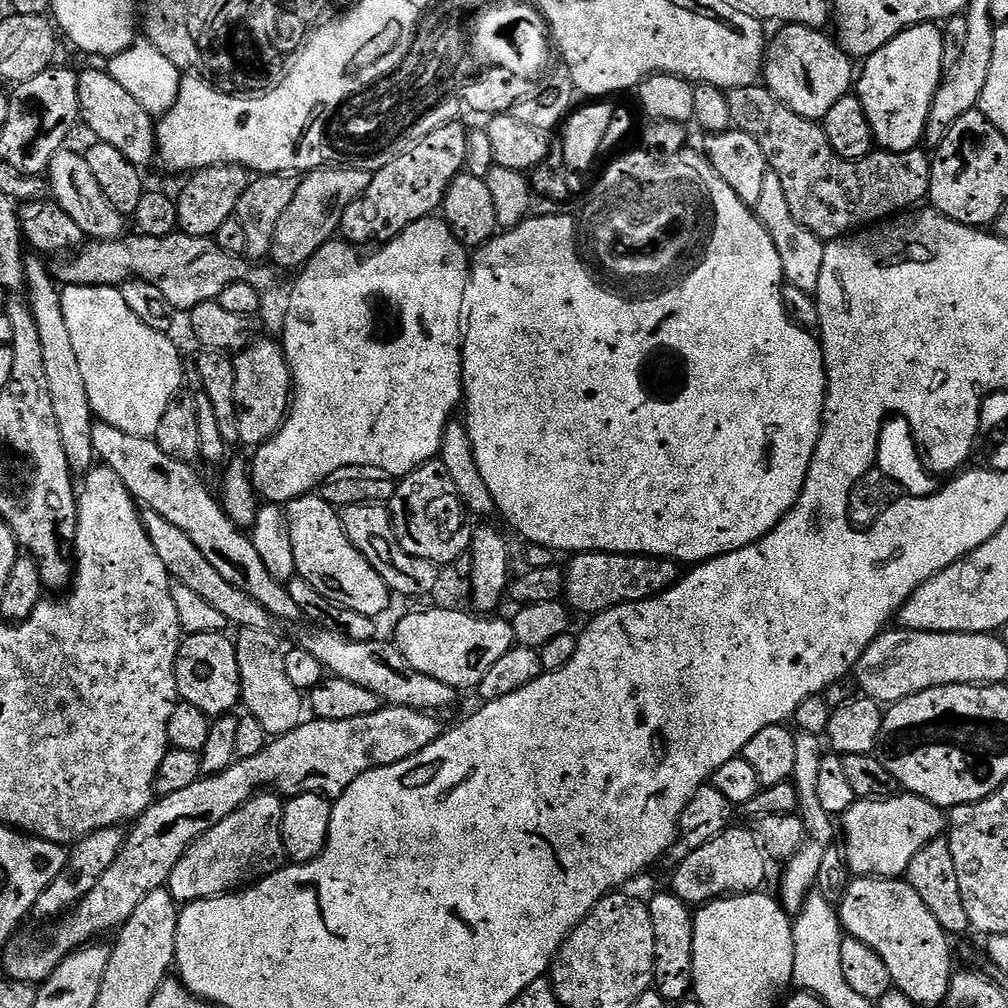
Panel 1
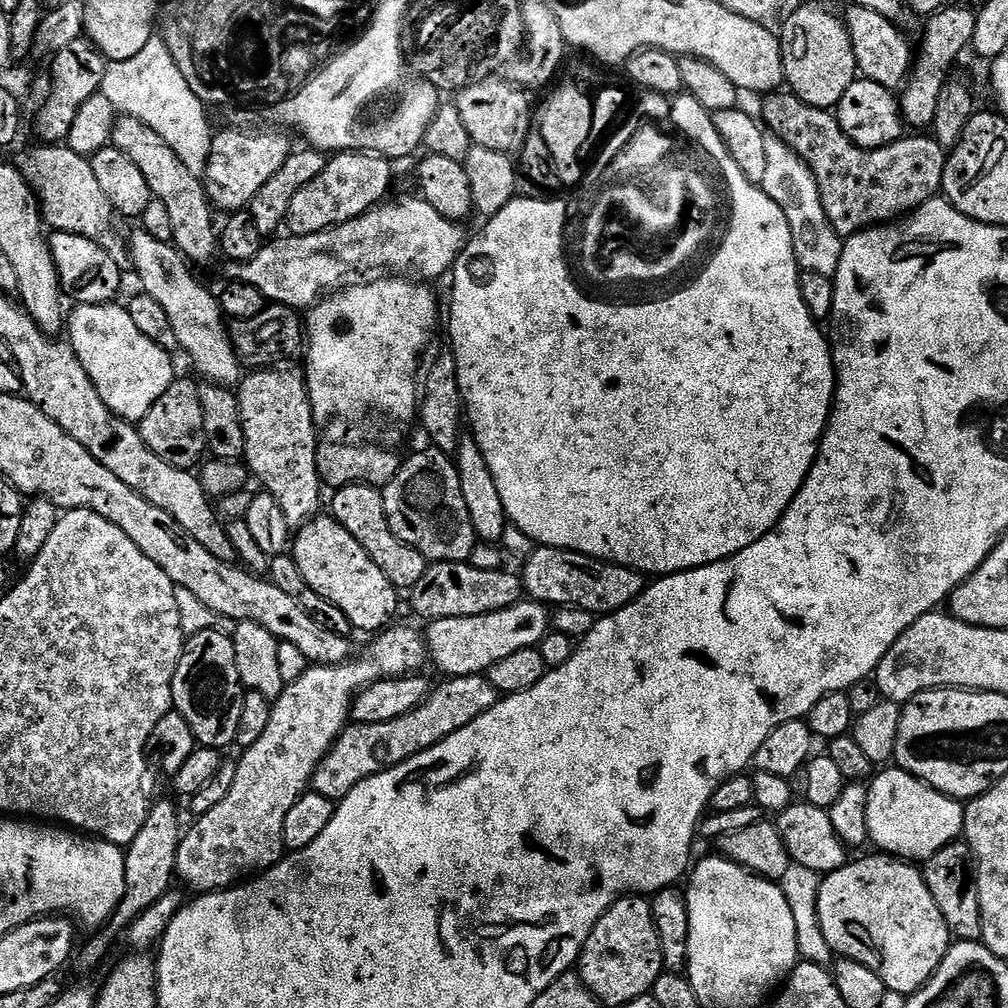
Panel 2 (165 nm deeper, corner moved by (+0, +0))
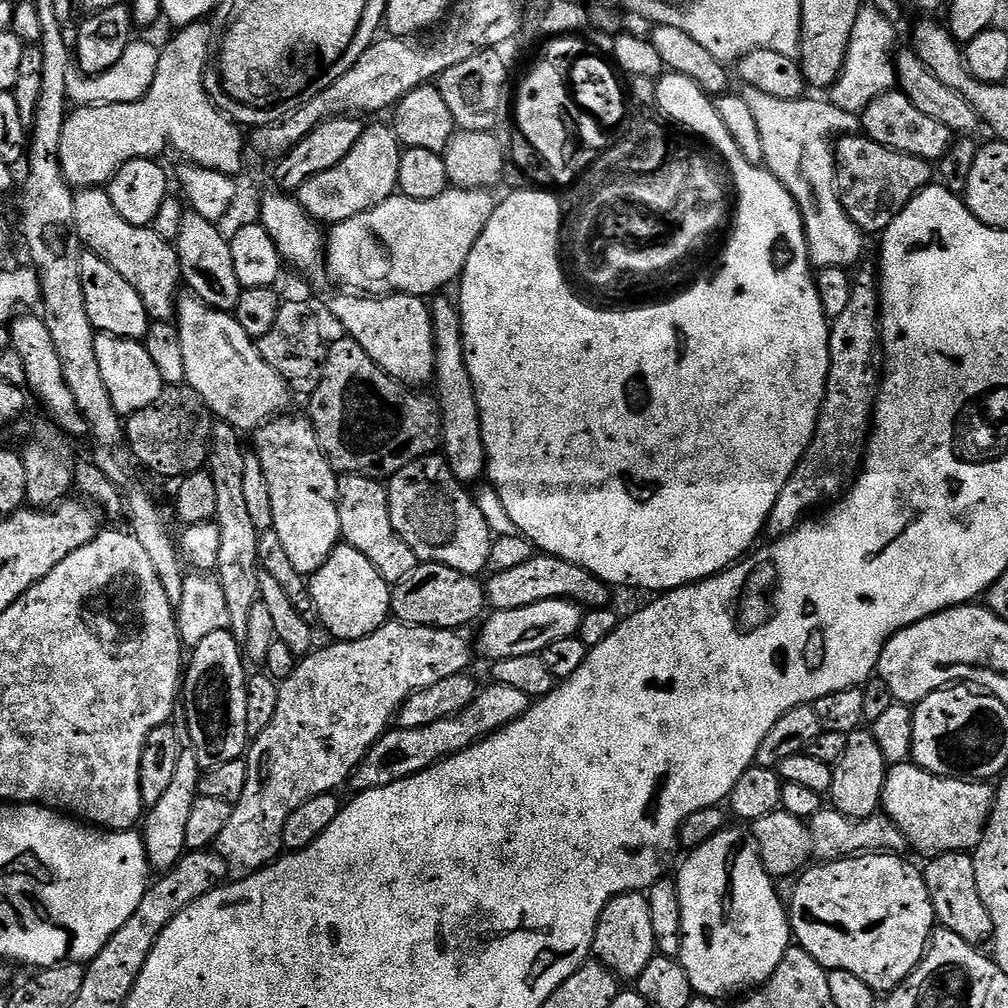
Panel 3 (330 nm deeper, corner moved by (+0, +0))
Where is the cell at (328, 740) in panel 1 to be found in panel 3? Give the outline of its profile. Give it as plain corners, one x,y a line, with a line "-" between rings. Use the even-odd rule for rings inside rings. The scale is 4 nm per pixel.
495,682
489,685
489,688
481,687
474,702
470,702
470,706
466,706
466,710
456,716
430,722
430,726
418,726
414,730
393,727
385,732
378,742
374,742
374,746
370,746
366,758
362,758
362,762
352,771
351,791
365,792
378,786
390,786
390,782
398,782
402,778
410,778
440,763
447,756
458,754
470,745
486,739
490,734
526,714
530,697
522,694
522,690
513,690
511,686
502,686

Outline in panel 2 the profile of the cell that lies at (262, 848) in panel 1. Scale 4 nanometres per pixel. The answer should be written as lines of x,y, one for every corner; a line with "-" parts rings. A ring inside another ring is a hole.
396,627
381,631
373,639
377,640
365,650
361,660
352,658
343,664
310,666
275,697
270,708
272,713
269,711
266,716
268,725
266,730
262,730
262,738
258,738
258,742
254,742
254,746
243,753
240,764
235,765
236,777
234,786
230,786
230,794
226,794
226,798
222,798
222,802
218,802
214,810
199,817
189,832
187,829
181,835
176,855
176,876
179,883
181,880
182,883
189,884
196,894
223,892
226,888
267,872
284,859
286,814
290,814
290,806
294,806
294,802
298,802
301,795
309,791
316,768
328,755
340,733
349,727
352,702
356,698
356,693
376,682
419,673
423,669
420,667
423,666
424,660
426,664
429,659
428,646
421,633
419,636
412,628

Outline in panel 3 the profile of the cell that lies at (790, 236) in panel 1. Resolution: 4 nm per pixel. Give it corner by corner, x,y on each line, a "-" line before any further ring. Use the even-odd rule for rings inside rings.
744,84
738,94
754,113
754,123
762,137
763,167
786,186
802,214
809,264
816,270
851,269
859,265
866,236
848,217
836,193
836,153
832,139
855,133
861,127
861,117
855,112
838,110
827,99
783,100
762,94
762,90
754,90
749,84

